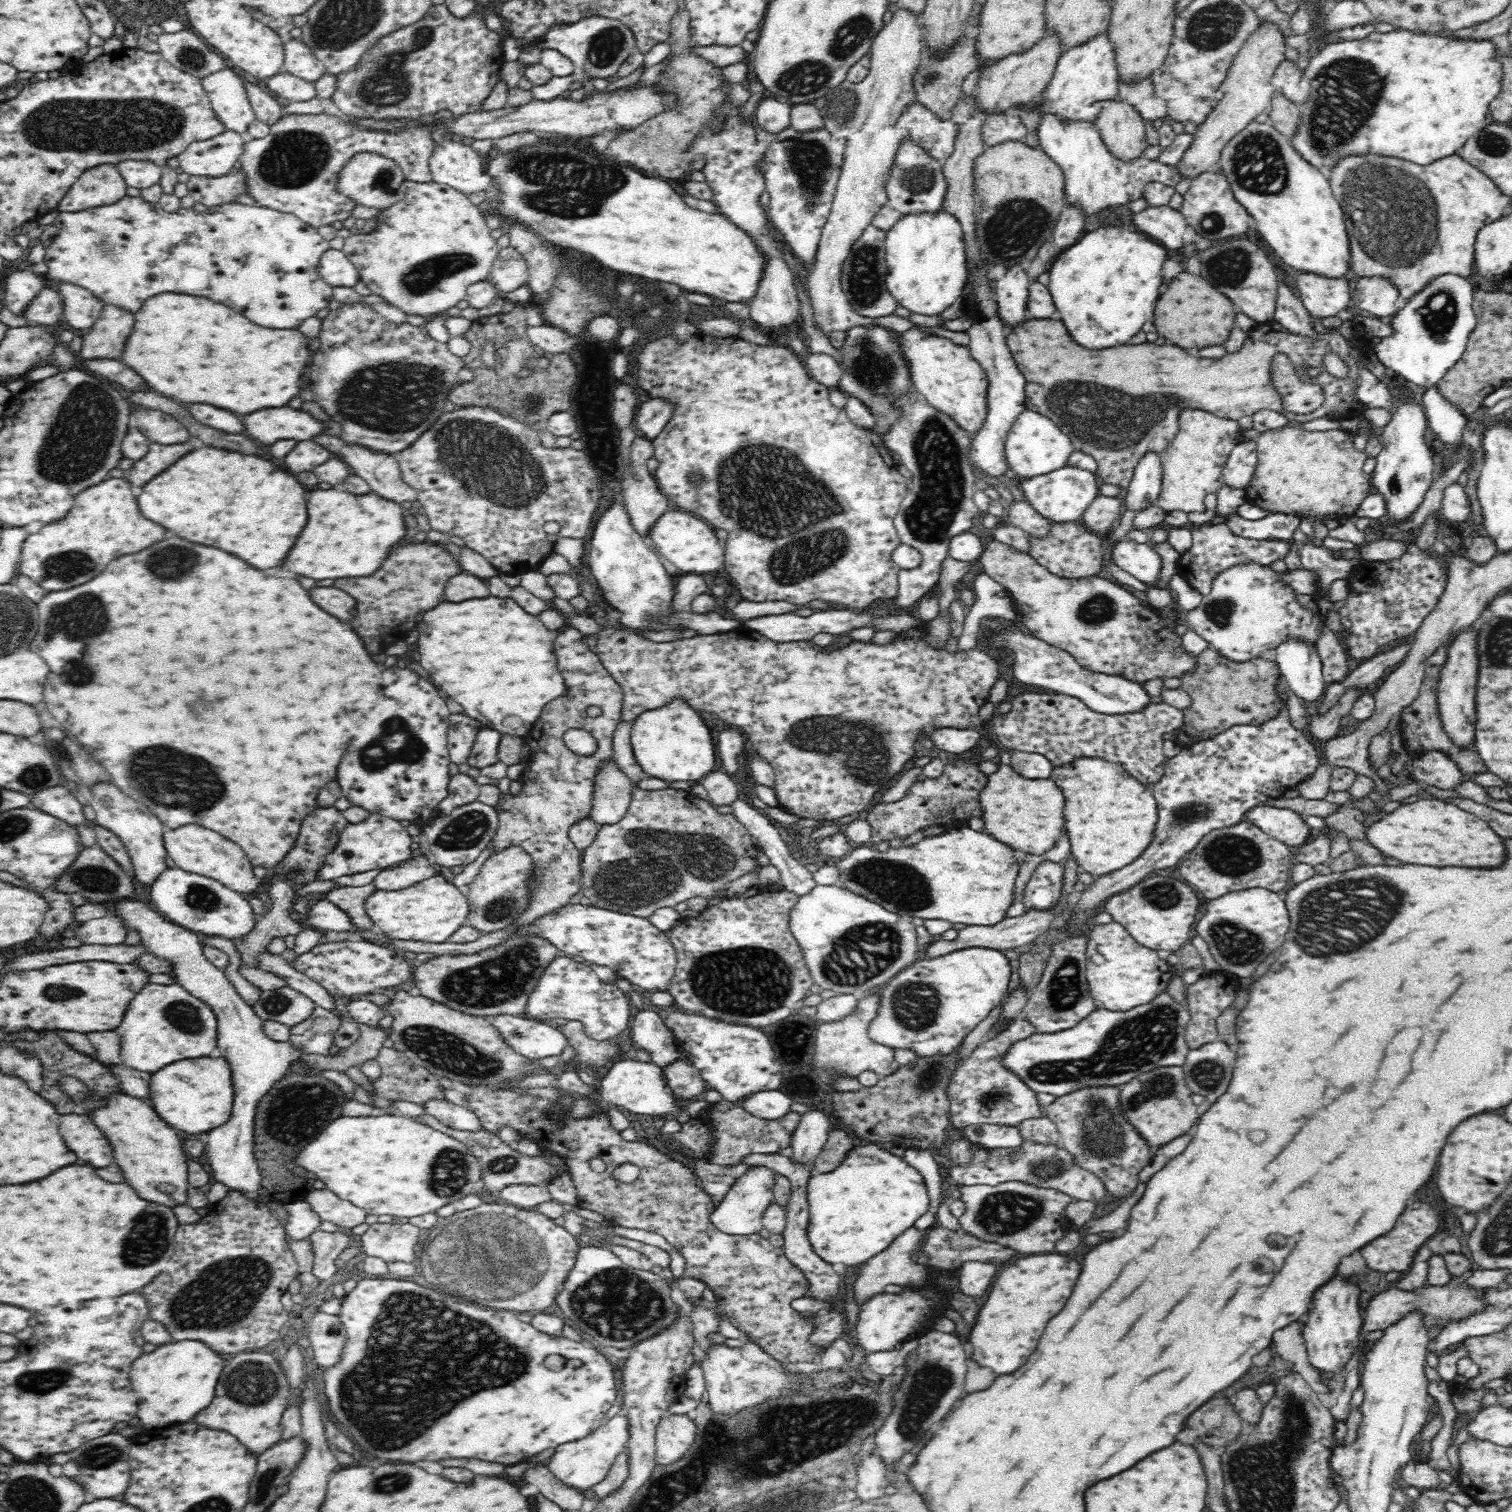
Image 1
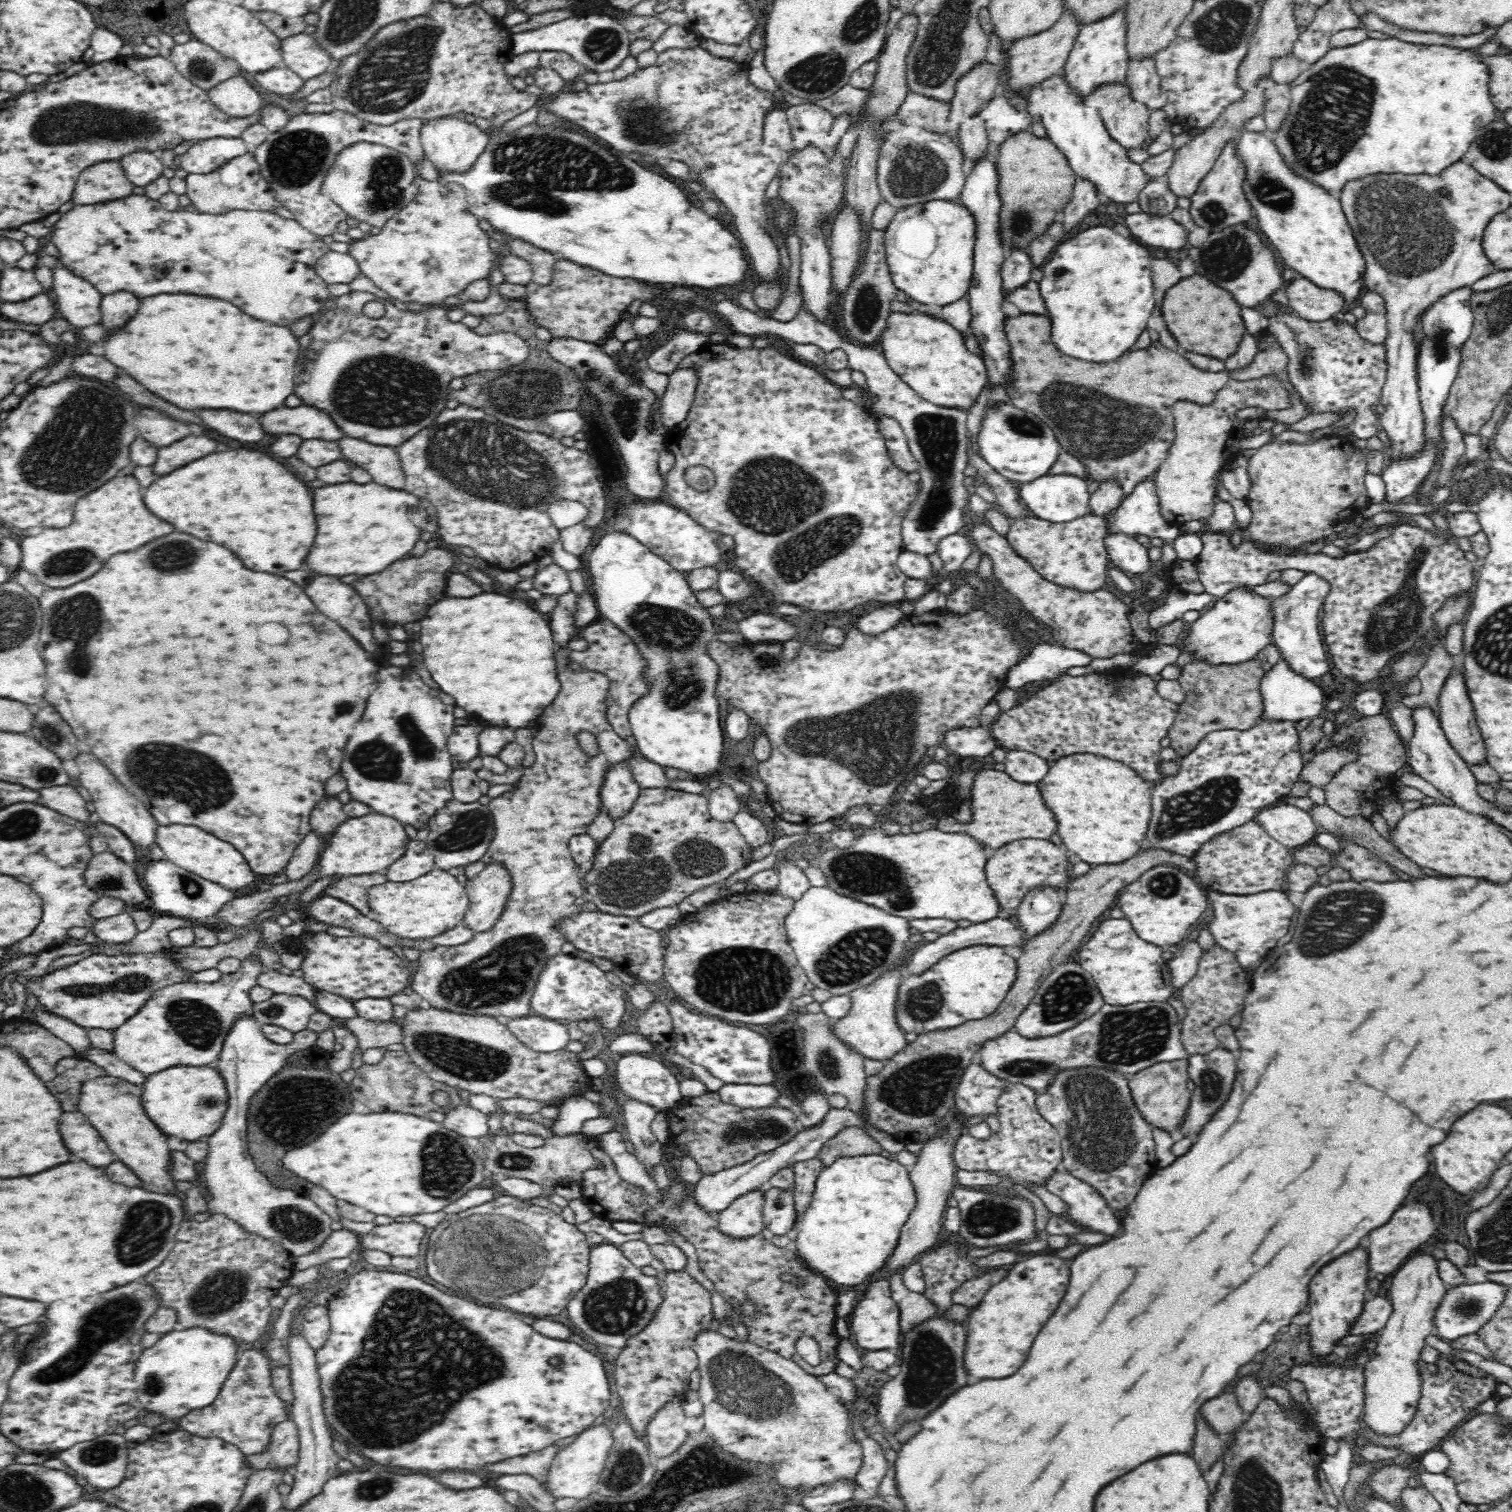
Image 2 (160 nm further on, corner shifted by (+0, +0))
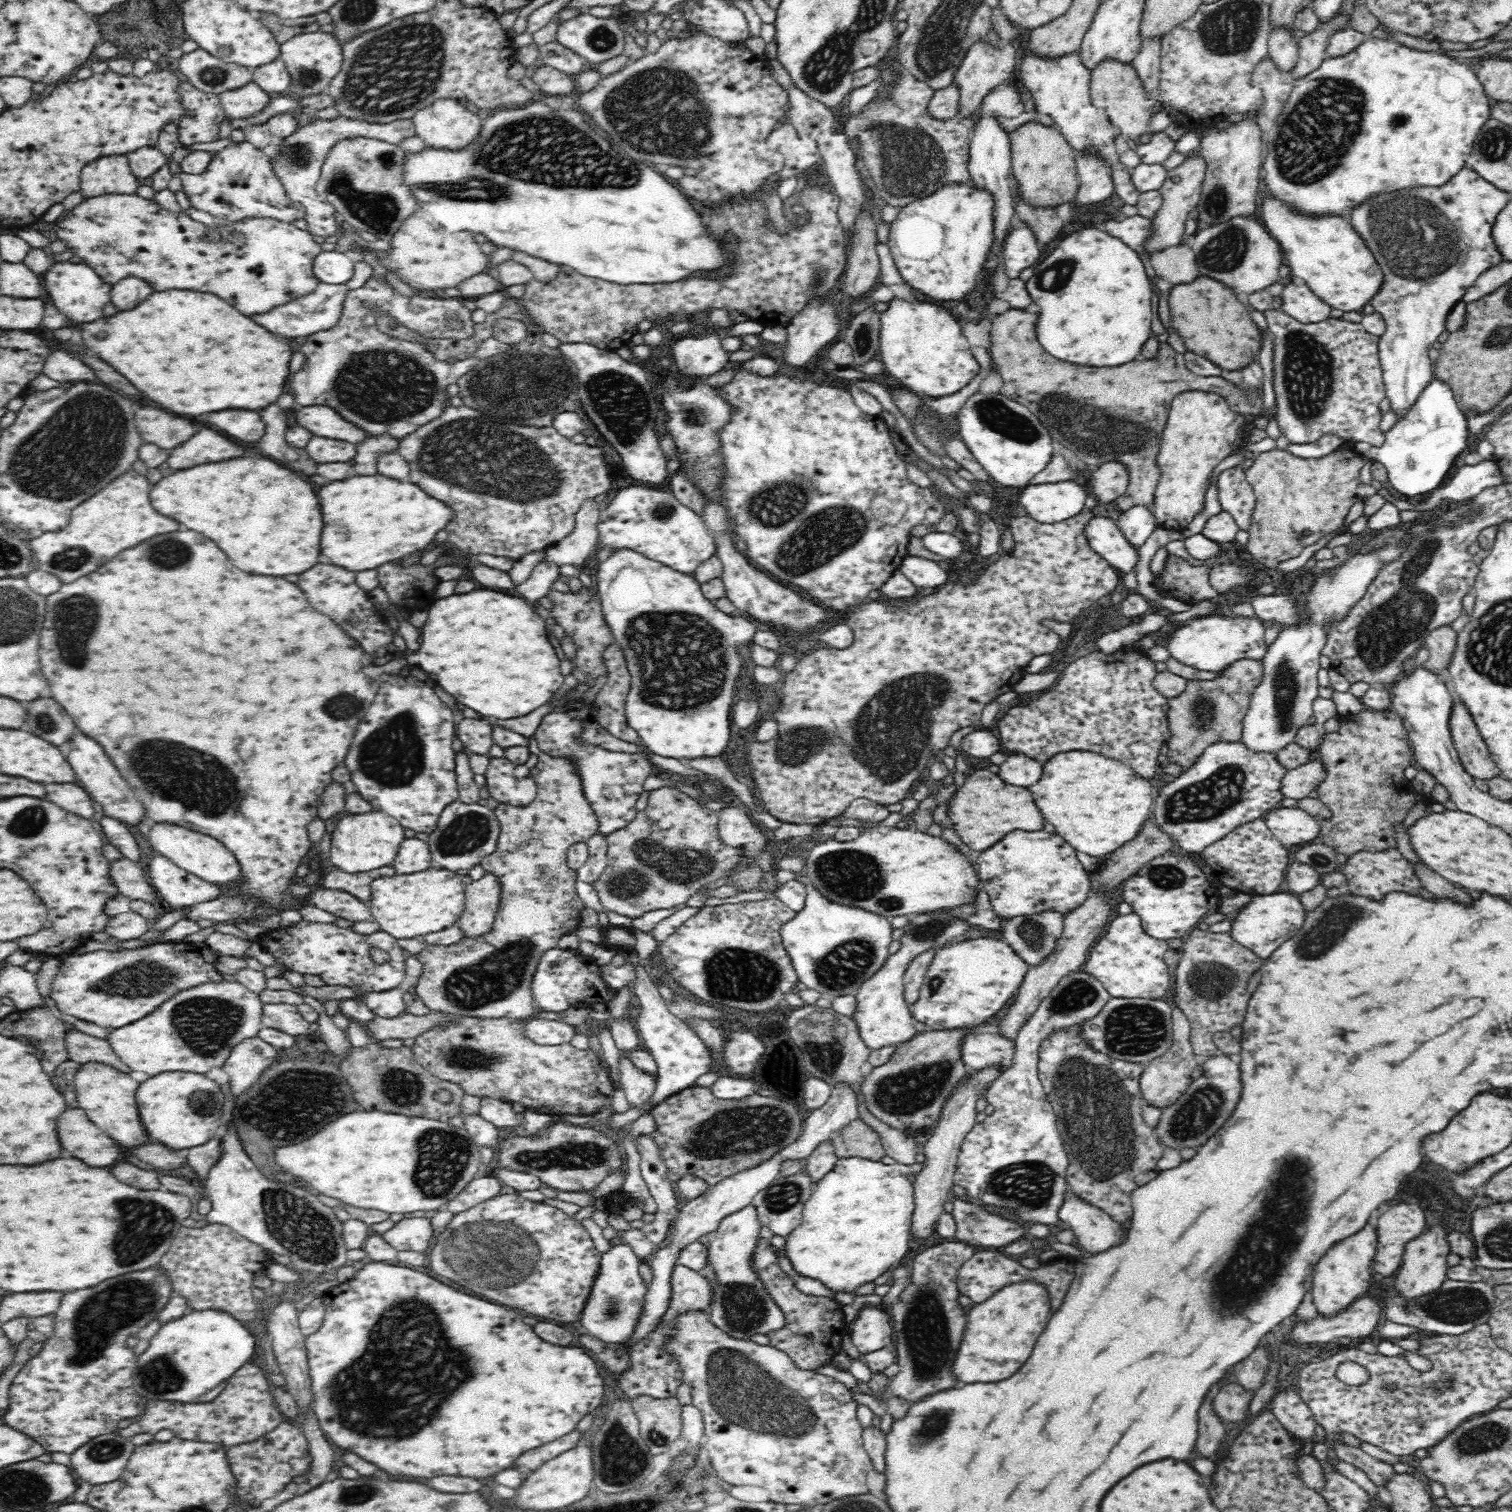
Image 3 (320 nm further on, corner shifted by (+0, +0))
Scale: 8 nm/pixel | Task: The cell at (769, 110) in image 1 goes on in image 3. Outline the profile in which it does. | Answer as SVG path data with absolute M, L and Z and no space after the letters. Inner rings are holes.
M782 124L768 138L768 144L779 146L779 151L785 158L785 165L779 172L779 182L788 176L796 176L803 170L810 169L812 165L818 165L821 160L817 140L797 140L792 136L796 136L796 130L790 124Z

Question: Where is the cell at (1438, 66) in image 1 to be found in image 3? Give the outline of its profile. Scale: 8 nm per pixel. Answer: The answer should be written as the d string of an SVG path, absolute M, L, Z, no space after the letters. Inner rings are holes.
M1370 36L1347 55L1326 58L1318 70L1293 81L1292 93L1282 113L1274 120L1274 130L1263 136L1265 148L1261 167L1266 174L1262 174L1261 178L1268 190L1272 190L1271 194L1278 194L1278 198L1285 204L1290 204L1296 212L1305 212L1308 216L1346 216L1352 206L1356 206L1356 202L1364 202L1364 198L1372 198L1372 194L1382 194L1384 190L1402 190L1408 186L1439 187L1467 166L1474 142L1486 121L1491 118L1491 106L1492 101L1485 94L1477 76L1454 58L1438 52L1412 50L1400 43Z

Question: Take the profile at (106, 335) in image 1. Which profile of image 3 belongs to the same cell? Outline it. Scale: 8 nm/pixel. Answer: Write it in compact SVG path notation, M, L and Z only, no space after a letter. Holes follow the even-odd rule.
M126 276L122 281L118 281L113 285L112 304L118 310L130 310L154 292L150 286L149 282L144 281L143 278Z

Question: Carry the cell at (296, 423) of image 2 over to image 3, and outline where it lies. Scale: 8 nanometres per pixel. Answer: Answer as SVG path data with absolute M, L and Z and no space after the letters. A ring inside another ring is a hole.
M306 406L296 412L296 422L308 428L314 436L336 438L346 442L360 442L366 438L366 432L356 424L344 420L334 408L330 406Z

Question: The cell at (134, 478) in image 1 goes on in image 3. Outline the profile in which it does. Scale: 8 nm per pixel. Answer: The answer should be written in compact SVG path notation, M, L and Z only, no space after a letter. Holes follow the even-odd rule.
M200 430L188 442L172 450L168 458L168 466L174 470L184 470L188 466L198 466L200 462L220 462L224 458L240 458L240 454L248 454L242 446L236 446L228 438L220 436L214 430Z

